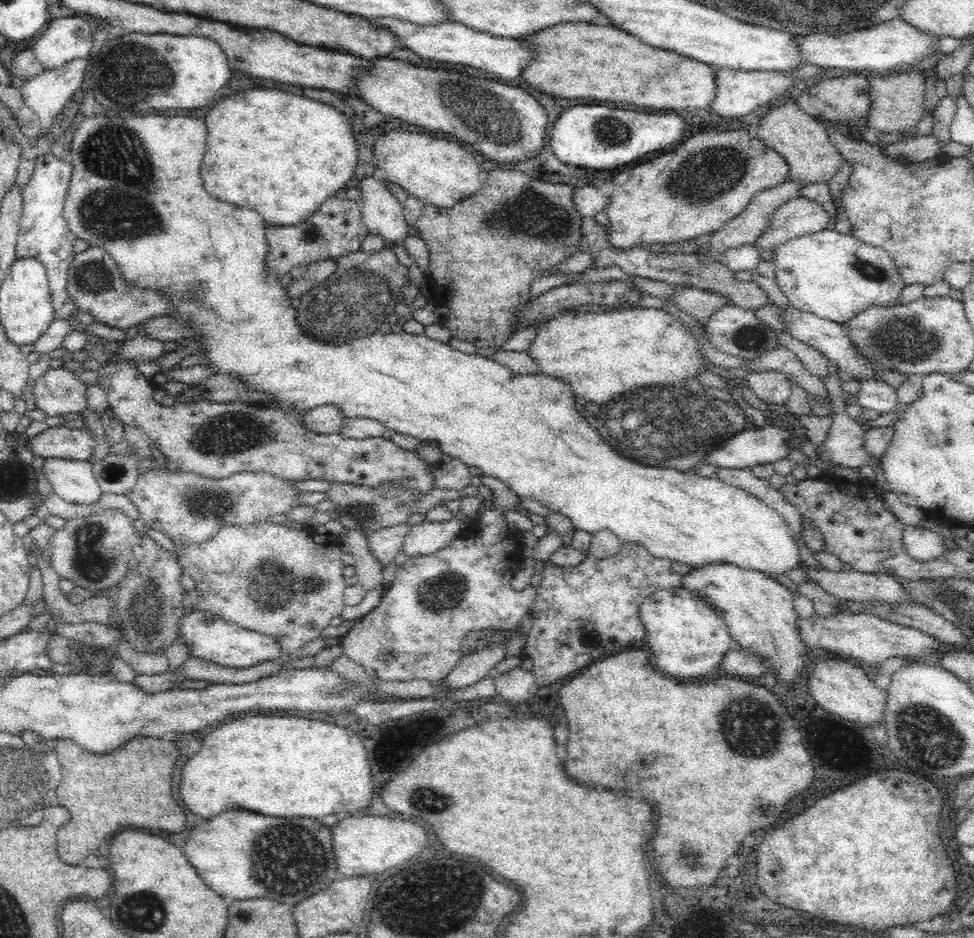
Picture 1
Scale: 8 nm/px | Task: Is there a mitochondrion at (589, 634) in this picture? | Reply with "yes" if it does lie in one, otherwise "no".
yes

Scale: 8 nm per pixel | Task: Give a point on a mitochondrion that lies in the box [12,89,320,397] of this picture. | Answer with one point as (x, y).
(119, 209)

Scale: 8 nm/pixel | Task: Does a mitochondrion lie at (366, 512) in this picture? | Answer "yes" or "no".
yes

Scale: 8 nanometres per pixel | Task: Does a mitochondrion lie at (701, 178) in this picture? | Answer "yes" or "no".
yes

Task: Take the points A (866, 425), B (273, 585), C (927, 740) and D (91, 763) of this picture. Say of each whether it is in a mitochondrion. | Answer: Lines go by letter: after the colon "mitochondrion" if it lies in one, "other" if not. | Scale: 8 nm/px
A: other
B: mitochondrion
C: mitochondrion
D: other

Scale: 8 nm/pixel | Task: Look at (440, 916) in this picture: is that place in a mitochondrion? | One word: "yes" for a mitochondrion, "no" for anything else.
yes

